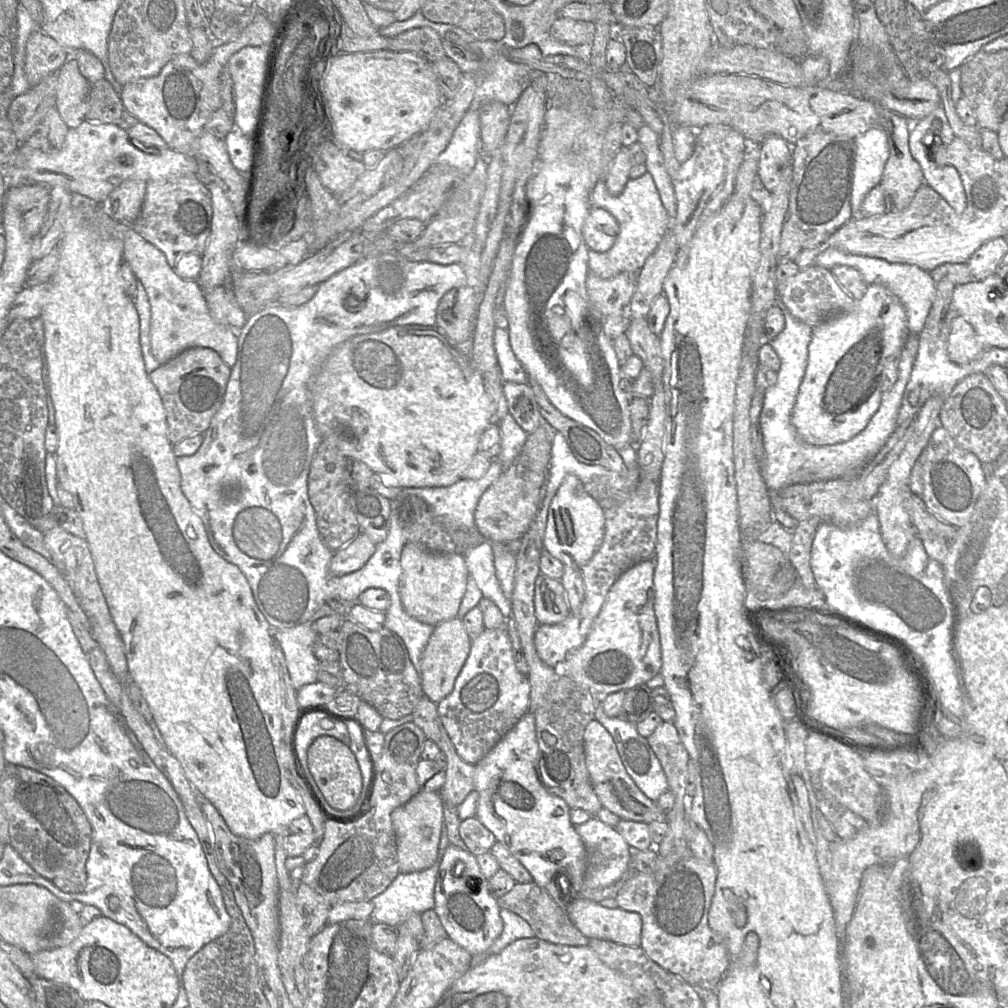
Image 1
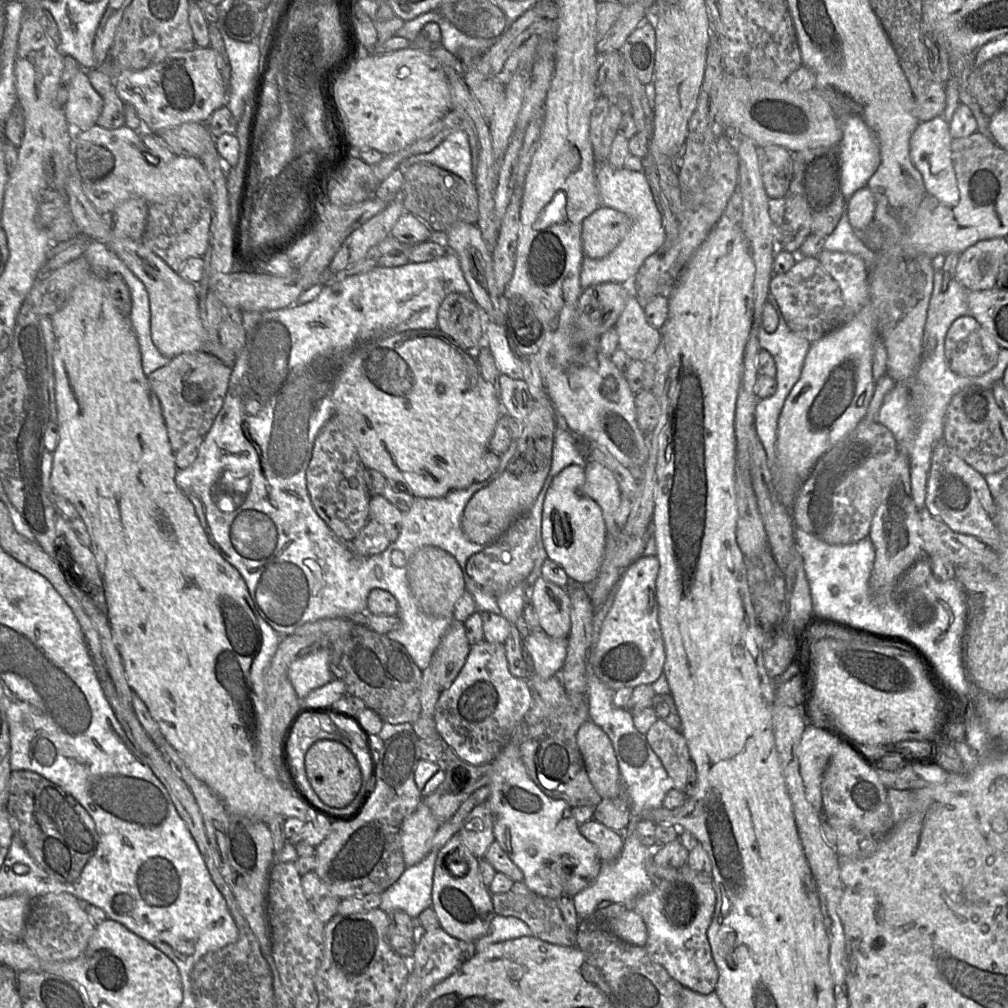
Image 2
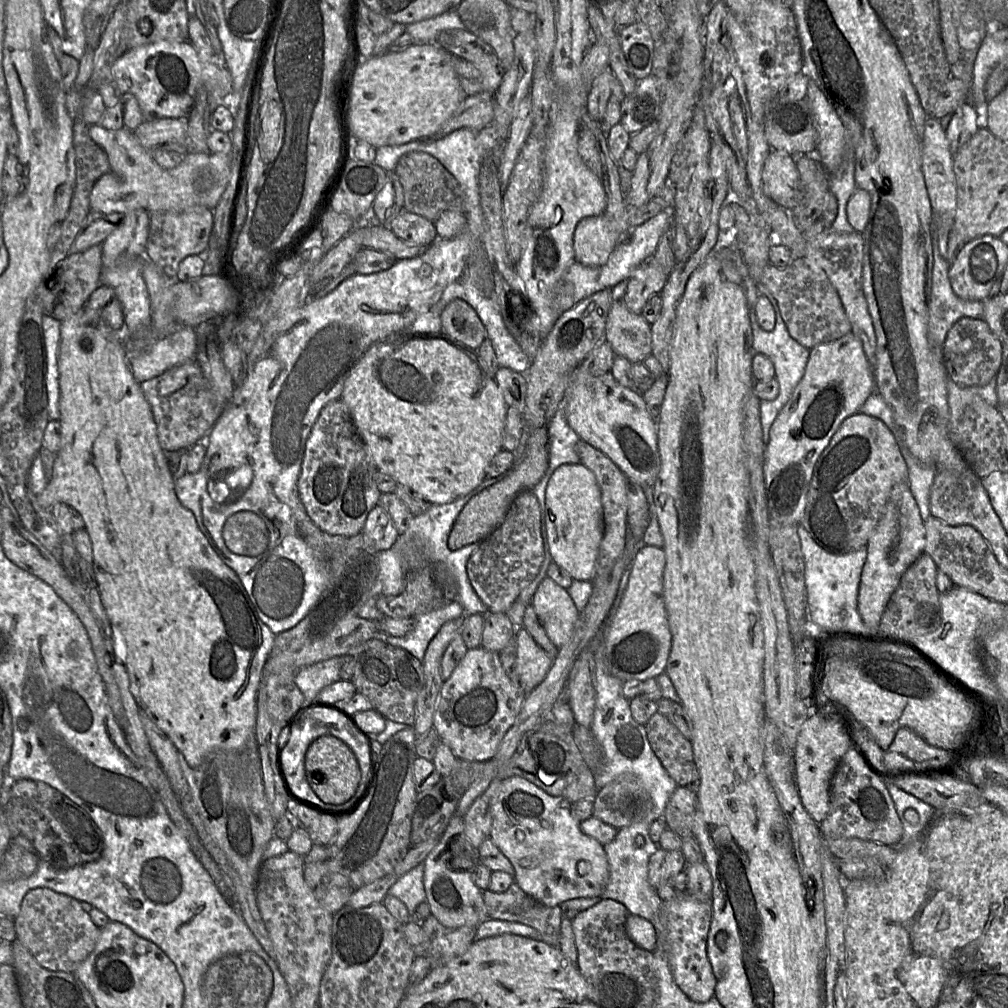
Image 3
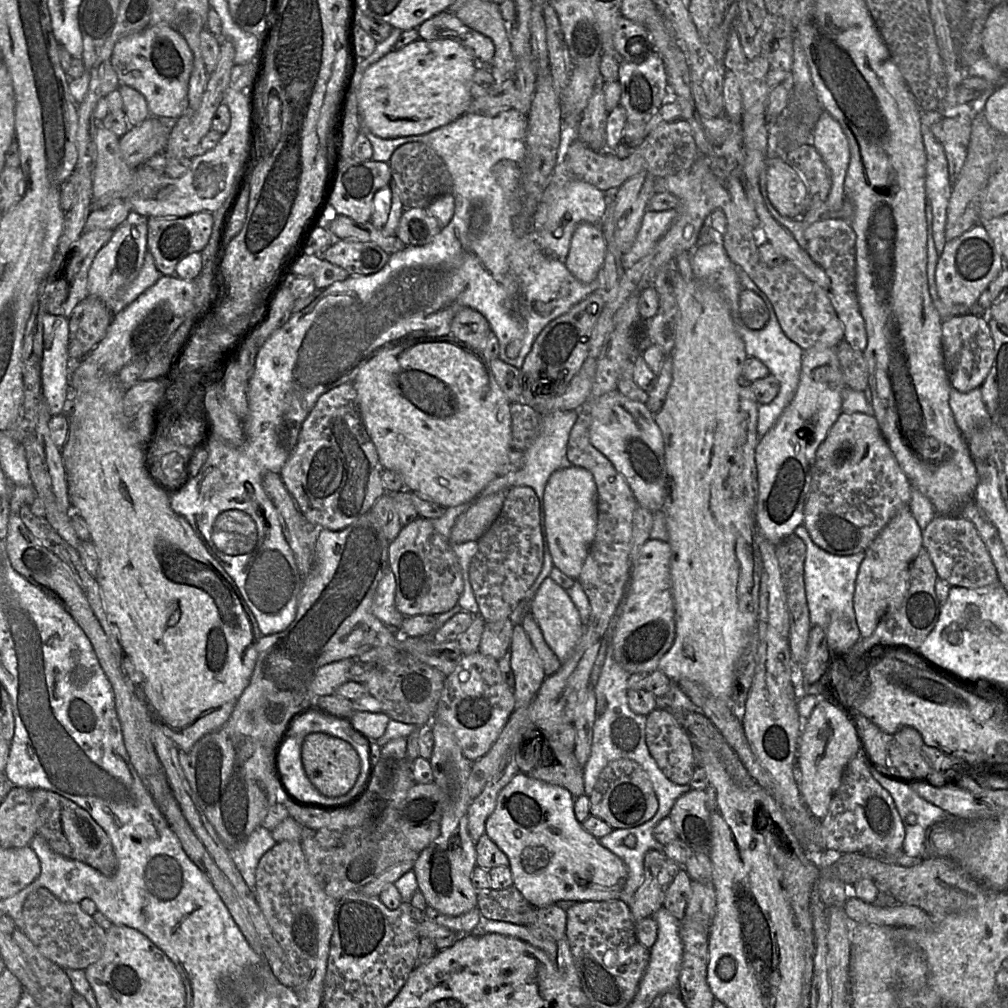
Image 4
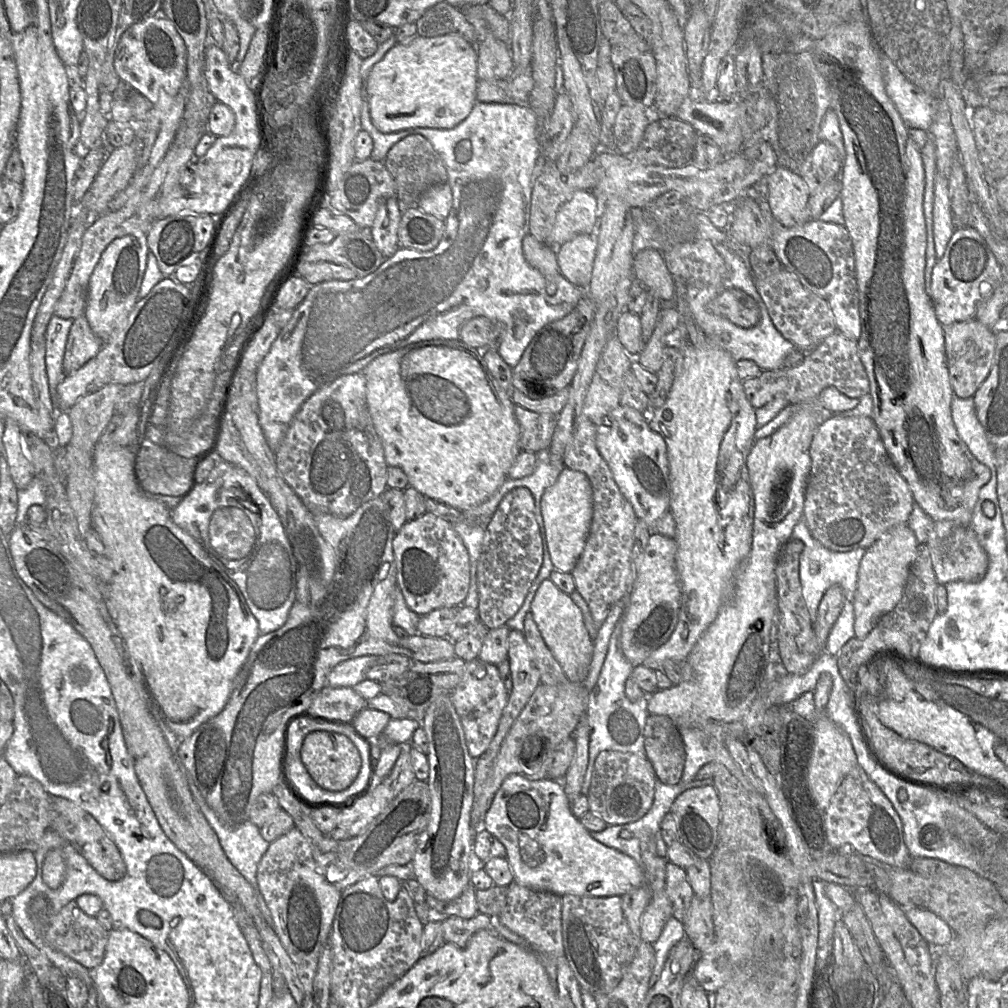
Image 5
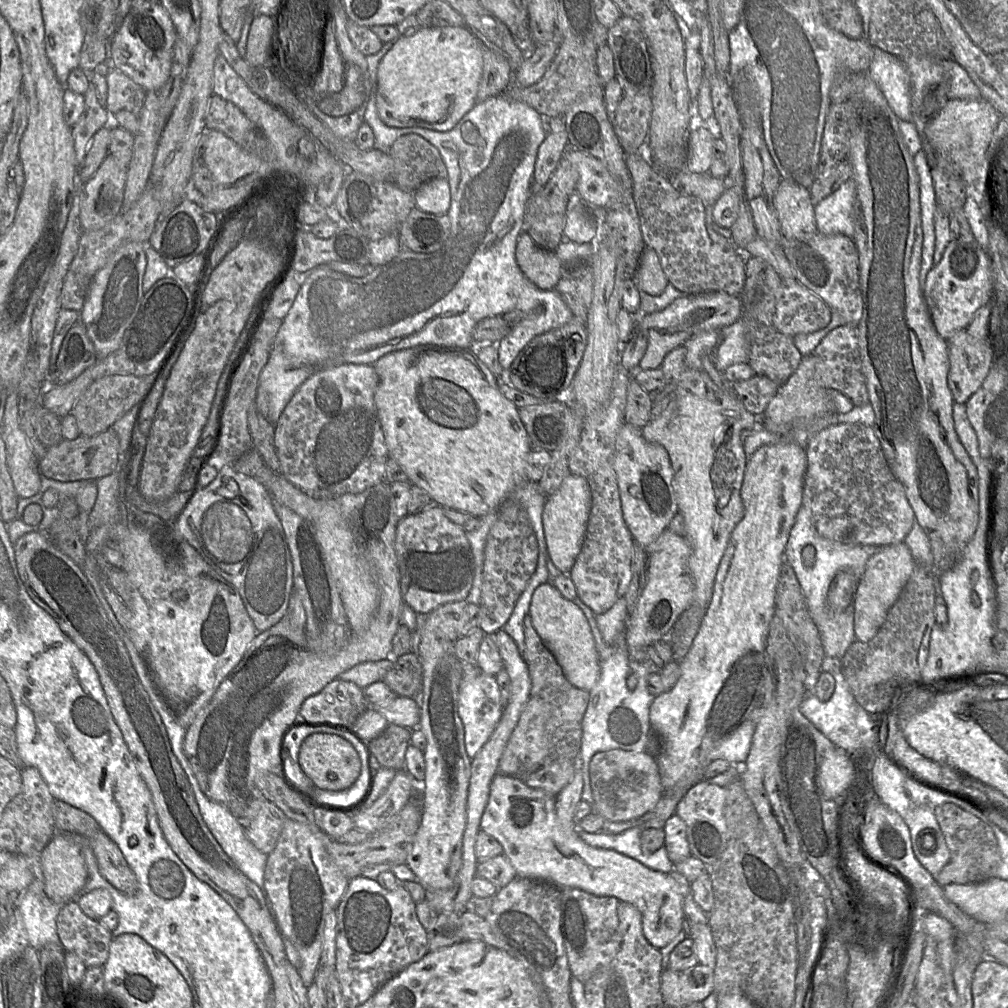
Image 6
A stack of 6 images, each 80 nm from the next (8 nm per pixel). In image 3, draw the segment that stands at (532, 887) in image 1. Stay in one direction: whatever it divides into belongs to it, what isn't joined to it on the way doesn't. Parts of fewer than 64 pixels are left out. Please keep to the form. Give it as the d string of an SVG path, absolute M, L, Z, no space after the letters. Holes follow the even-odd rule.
M515 882L503 893L482 892L488 918L530 926L539 932L541 942L558 947L562 921L559 906L541 904L525 894Z

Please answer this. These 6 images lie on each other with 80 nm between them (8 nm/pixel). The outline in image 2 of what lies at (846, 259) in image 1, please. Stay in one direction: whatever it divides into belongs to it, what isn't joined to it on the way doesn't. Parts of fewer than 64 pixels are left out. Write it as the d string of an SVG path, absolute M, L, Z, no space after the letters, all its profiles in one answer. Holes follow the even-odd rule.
M844 212L834 231L829 234L823 245L823 250L844 252L862 258L869 271L877 262L877 253L867 247L859 234L851 227L847 212Z

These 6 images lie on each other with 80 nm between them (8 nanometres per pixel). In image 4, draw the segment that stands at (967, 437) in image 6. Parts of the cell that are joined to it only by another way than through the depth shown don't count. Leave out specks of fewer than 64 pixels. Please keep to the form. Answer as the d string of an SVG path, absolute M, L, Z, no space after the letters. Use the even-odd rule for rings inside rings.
M952 387L949 404L955 422L963 435L969 434L978 426L984 426L991 422L980 388L969 392L960 392Z

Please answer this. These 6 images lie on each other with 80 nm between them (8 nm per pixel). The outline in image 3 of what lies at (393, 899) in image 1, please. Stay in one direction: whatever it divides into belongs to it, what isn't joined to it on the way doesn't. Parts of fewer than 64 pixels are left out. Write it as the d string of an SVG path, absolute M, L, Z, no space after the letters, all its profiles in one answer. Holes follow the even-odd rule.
M420 863L390 887L388 894L401 900L410 914L416 912L417 906L426 901L423 883L424 863Z

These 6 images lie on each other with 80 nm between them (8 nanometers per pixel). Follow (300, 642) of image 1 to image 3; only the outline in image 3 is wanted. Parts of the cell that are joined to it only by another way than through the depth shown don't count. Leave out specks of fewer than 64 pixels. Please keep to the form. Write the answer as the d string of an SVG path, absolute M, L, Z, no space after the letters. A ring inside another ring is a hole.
M334 657L302 668L295 682L305 697L305 702L316 699L326 686L340 680L343 657Z

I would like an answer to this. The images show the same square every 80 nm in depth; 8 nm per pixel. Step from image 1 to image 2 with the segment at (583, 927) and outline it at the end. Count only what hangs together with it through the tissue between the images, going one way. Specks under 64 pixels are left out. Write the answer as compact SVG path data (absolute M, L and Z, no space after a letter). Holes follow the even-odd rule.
M632 910L623 913L607 922L607 928L621 940L638 947L645 947L647 927L642 917Z

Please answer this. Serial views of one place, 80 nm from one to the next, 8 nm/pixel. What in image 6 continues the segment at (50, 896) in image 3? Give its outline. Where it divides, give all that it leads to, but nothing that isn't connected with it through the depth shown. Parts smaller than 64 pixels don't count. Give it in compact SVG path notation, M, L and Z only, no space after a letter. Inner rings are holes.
M76 900L63 905L57 916L57 935L65 951L75 953L86 967L104 966L113 931L89 918Z

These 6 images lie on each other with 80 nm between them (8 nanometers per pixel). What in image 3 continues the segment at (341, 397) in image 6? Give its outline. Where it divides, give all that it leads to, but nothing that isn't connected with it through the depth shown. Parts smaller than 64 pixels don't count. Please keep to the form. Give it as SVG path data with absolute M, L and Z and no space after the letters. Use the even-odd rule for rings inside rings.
M340 398L329 402L312 426L297 481L300 500L312 522L330 535L361 533L367 515L382 495L374 479L377 471L347 406Z

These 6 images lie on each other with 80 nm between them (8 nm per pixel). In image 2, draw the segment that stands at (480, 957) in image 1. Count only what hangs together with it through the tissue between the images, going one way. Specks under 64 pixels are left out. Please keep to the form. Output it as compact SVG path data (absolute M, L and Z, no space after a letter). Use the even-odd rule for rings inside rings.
M495 915L488 933L474 942L475 953L481 952L494 943L531 935L530 928L522 920L515 917Z

